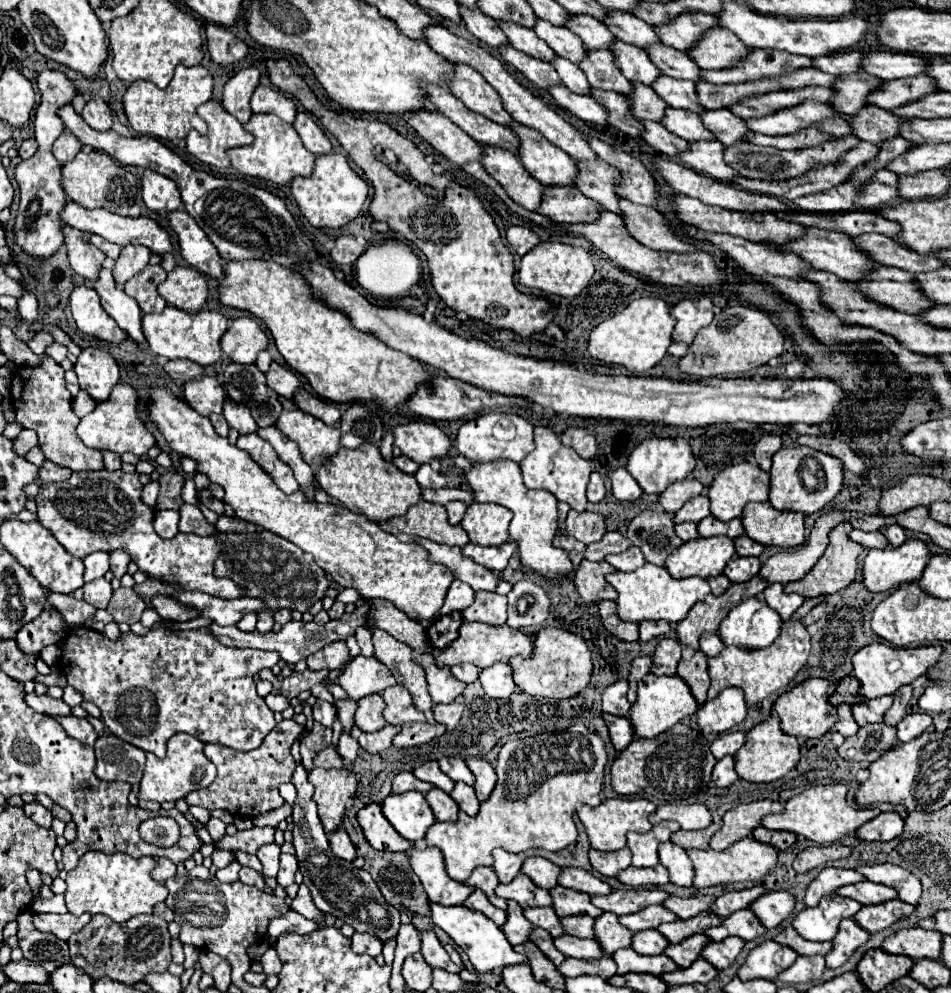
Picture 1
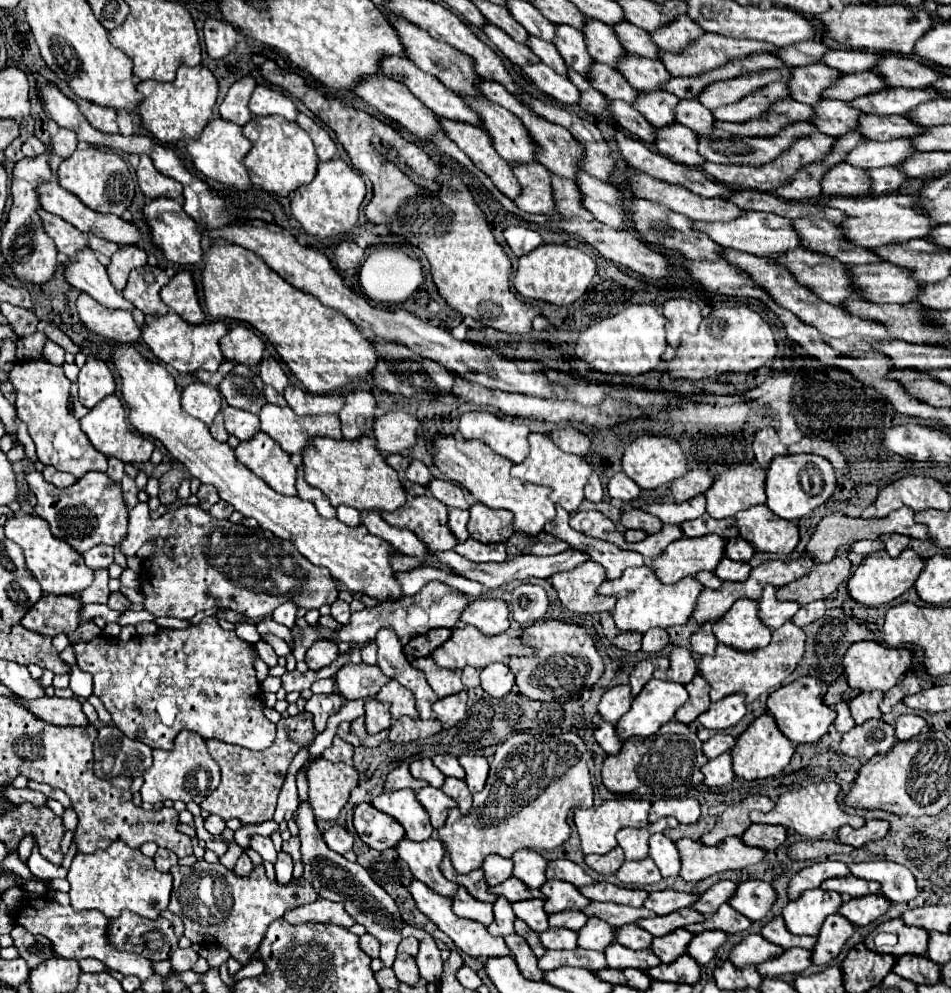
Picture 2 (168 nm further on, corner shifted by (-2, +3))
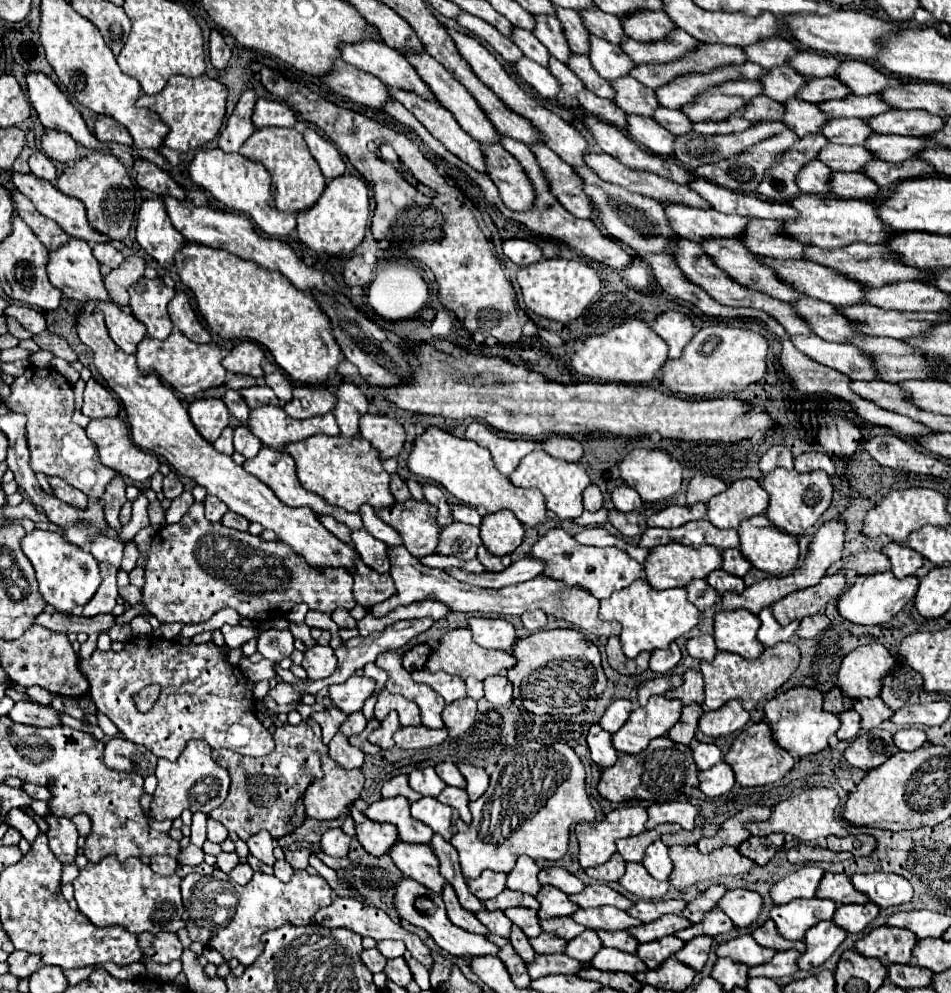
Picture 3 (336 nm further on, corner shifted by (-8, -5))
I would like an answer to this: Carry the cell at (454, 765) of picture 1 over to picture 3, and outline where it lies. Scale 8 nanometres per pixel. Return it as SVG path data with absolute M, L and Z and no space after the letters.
M438 763L436 765L436 773L440 775L440 779L446 783L446 785L452 785L452 787L462 787L466 785L464 777L460 775L458 767L454 763Z

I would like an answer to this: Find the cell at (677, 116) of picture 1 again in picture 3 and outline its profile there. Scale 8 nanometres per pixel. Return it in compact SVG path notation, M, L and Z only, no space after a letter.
M618 77L614 81L608 81L614 89L614 103L624 113L636 113L644 117L652 117L652 109L656 109L656 97L652 97L652 89L646 85L640 85L632 77Z

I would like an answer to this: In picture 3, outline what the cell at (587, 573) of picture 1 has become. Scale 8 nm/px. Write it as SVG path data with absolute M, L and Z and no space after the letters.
M402 545L398 547L388 547L388 557L390 557L390 577L396 585L398 595L390 597L384 601L384 605L376 605L372 615L386 615L392 607L396 605L410 605L414 601L420 601L420 597L426 595L436 595L438 601L446 603L454 611L464 611L464 613L482 613L482 615L516 615L520 617L524 611L536 611L542 609L546 615L552 615L556 619L564 619L572 623L574 627L580 627L596 637L618 637L620 635L620 625L614 621L600 621L598 619L598 601L596 597L584 593L584 589L560 589L560 585L554 585L548 581L548 577L534 577L526 583L520 585L510 585L500 591L494 589L476 589L472 585L462 585L454 577L442 573L442 569L432 569L422 565L416 557L412 557Z

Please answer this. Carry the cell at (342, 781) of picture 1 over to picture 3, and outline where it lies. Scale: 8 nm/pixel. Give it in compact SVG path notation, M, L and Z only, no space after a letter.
M324 755L322 771L324 777L314 781L304 795L306 815L314 819L336 819L344 815L356 799L360 799L364 773L360 769L348 771L340 767L330 755Z

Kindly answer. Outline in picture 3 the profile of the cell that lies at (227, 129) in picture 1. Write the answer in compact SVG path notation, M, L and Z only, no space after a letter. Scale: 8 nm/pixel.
M210 149L210 151L200 151L194 157L190 165L190 177L194 183L210 191L210 195L220 203L224 203L228 209L246 213L256 223L256 227L270 237L286 239L296 227L296 219L292 213L284 213L276 209L270 193L270 187L272 187L270 175L260 163L252 163L246 157L238 157L238 153L230 155L220 149Z

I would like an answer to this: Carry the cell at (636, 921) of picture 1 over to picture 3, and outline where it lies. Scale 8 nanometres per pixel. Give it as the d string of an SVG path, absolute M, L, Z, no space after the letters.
M594 907L594 909L578 909L572 919L586 929L594 931L622 931L640 925L640 921L628 917L626 911L616 909L616 907Z

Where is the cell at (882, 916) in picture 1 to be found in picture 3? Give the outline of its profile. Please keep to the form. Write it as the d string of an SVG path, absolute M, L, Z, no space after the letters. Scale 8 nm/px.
M874 903L868 905L838 905L834 913L834 923L848 933L860 933L870 921L878 915L878 907Z

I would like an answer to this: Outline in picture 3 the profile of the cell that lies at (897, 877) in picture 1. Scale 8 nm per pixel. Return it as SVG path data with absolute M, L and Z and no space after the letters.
M896 873L852 875L852 885L878 907L904 905L912 899L912 885Z

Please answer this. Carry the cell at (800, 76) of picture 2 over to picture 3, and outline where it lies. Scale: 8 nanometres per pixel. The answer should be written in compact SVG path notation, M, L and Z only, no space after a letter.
M788 65L772 67L772 69L768 69L768 73L764 77L760 77L762 93L778 103L784 103L786 99L794 97L796 89L800 89L800 85L804 85L804 81L808 81L808 79L802 77L800 73L796 73Z

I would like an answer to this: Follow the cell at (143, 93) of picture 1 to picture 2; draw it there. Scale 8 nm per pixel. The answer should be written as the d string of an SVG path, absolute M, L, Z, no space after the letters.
M182 65L176 71L176 79L170 83L158 81L140 81L138 91L144 95L142 103L138 105L138 115L142 127L162 143L172 143L180 139L200 137L204 125L212 119L212 109L216 105L218 95L218 81L216 77L202 65L188 67Z

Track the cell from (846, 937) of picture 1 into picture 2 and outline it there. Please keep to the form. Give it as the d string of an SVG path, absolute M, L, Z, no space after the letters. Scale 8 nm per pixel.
M840 913L826 917L822 933L818 935L818 945L812 951L814 965L828 965L834 957L840 955L846 941L854 935L854 925Z

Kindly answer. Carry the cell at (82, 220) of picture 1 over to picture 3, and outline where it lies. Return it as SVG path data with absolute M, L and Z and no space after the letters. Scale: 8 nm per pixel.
M12 171L12 183L16 185L20 193L24 193L34 203L38 213L56 221L62 227L62 231L68 233L70 237L78 237L78 239L94 241L94 243L110 241L108 237L100 237L88 225L82 201L76 201L74 197L60 193L50 181L40 181L32 173L22 175L22 173Z

